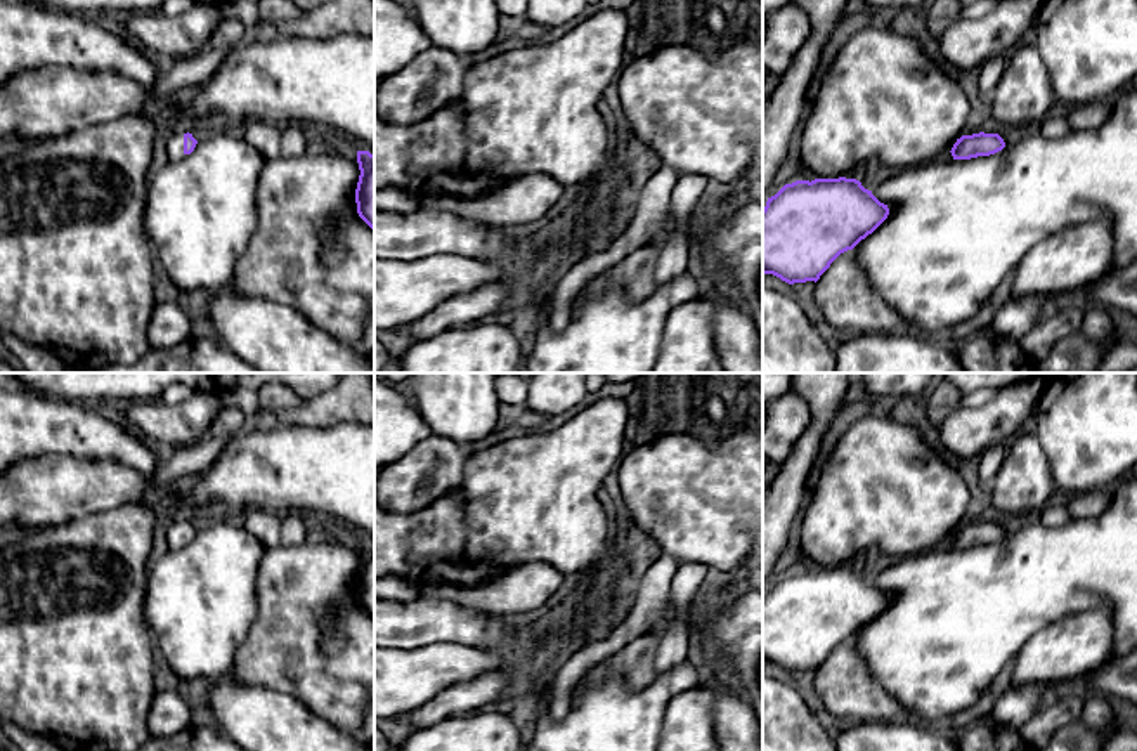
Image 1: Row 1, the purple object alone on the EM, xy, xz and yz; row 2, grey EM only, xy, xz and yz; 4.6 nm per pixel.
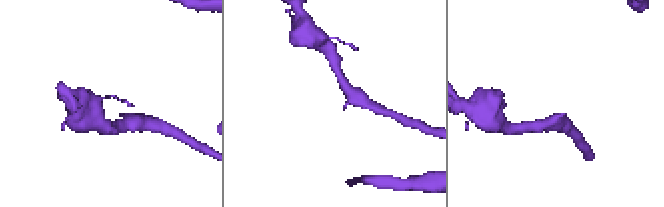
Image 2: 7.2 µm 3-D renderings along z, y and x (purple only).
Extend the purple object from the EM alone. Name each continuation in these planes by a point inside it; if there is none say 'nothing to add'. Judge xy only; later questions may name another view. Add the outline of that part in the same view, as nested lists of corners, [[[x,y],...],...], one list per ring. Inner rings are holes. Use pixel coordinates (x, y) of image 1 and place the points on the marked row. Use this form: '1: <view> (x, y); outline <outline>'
1: xy (175, 141); outline [[[173,132],[166,142],[166,154],[170,161],[179,161],[184,158],[184,134]]]

